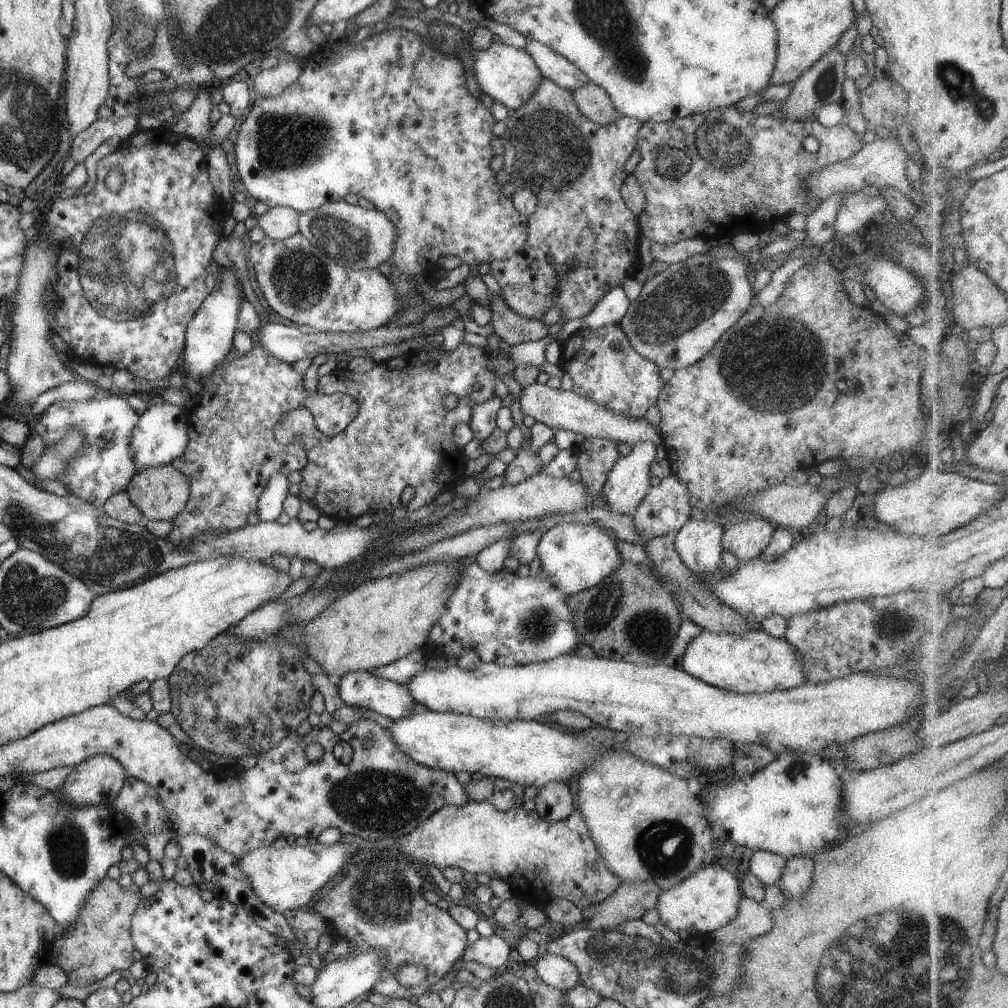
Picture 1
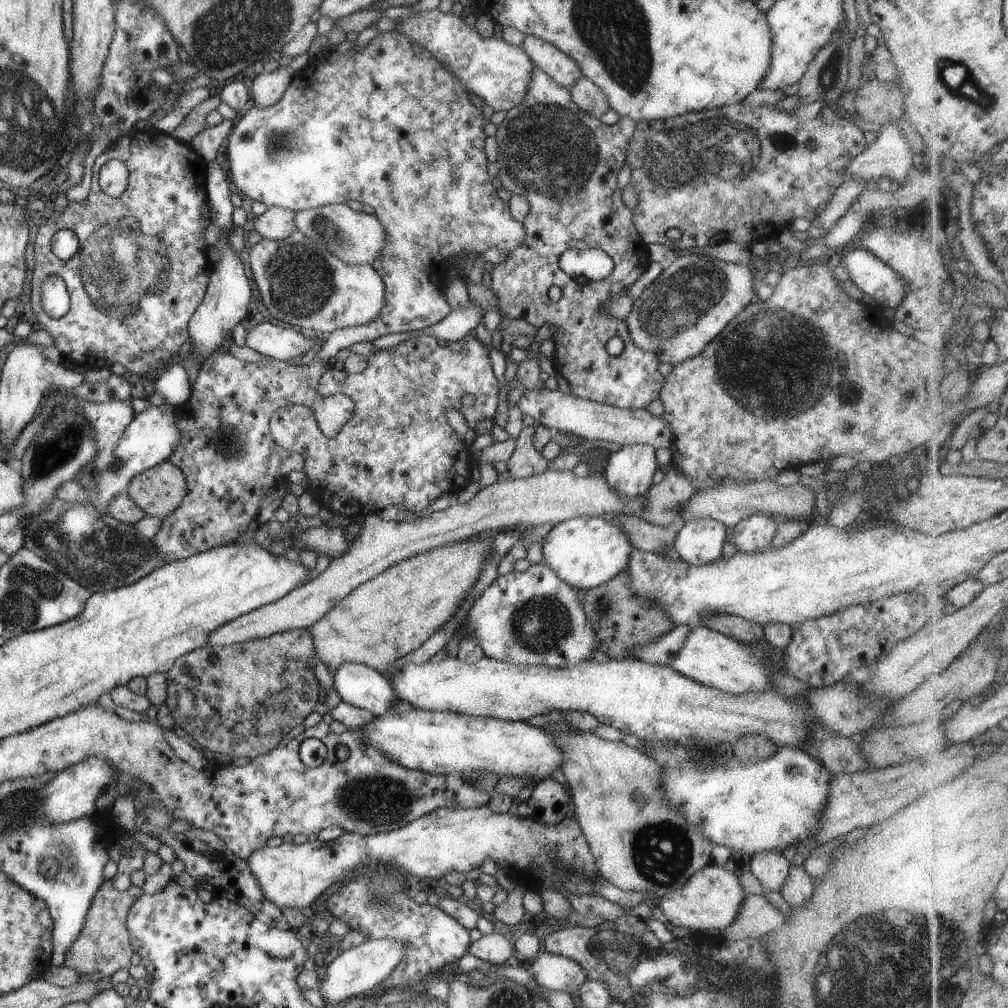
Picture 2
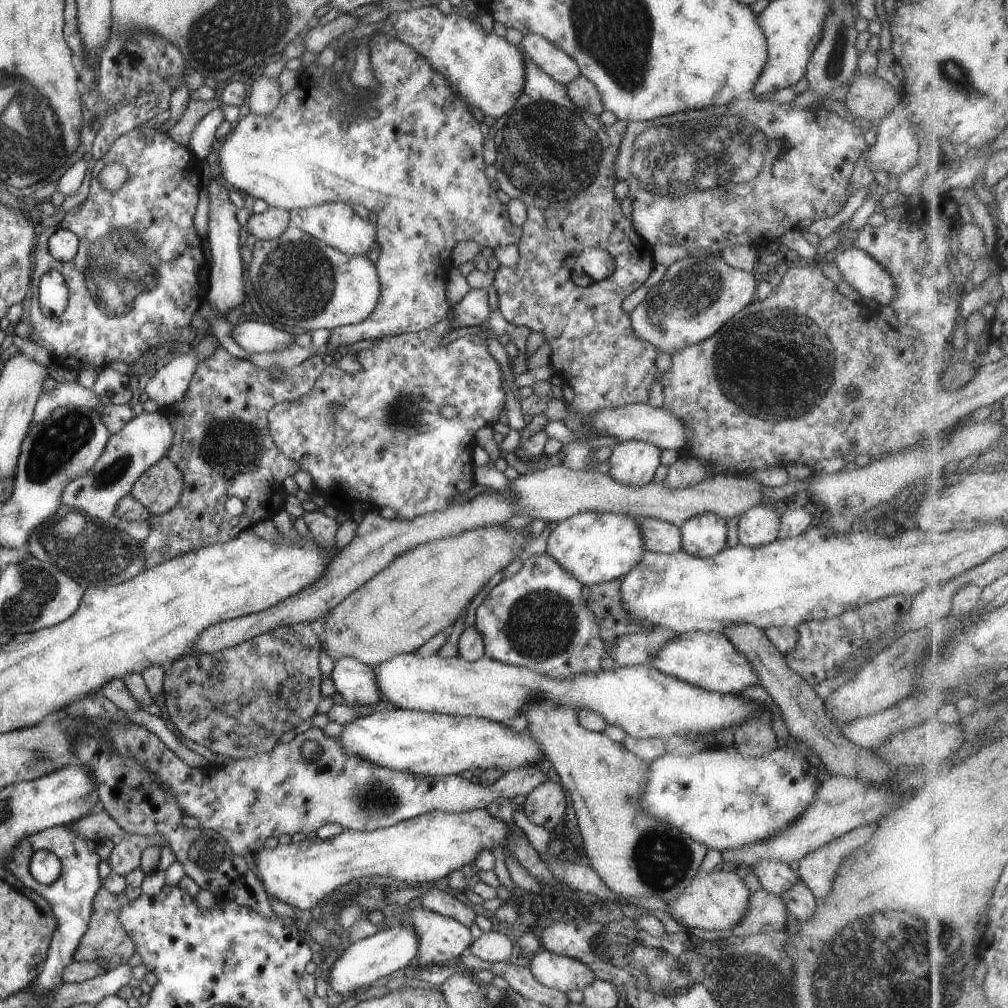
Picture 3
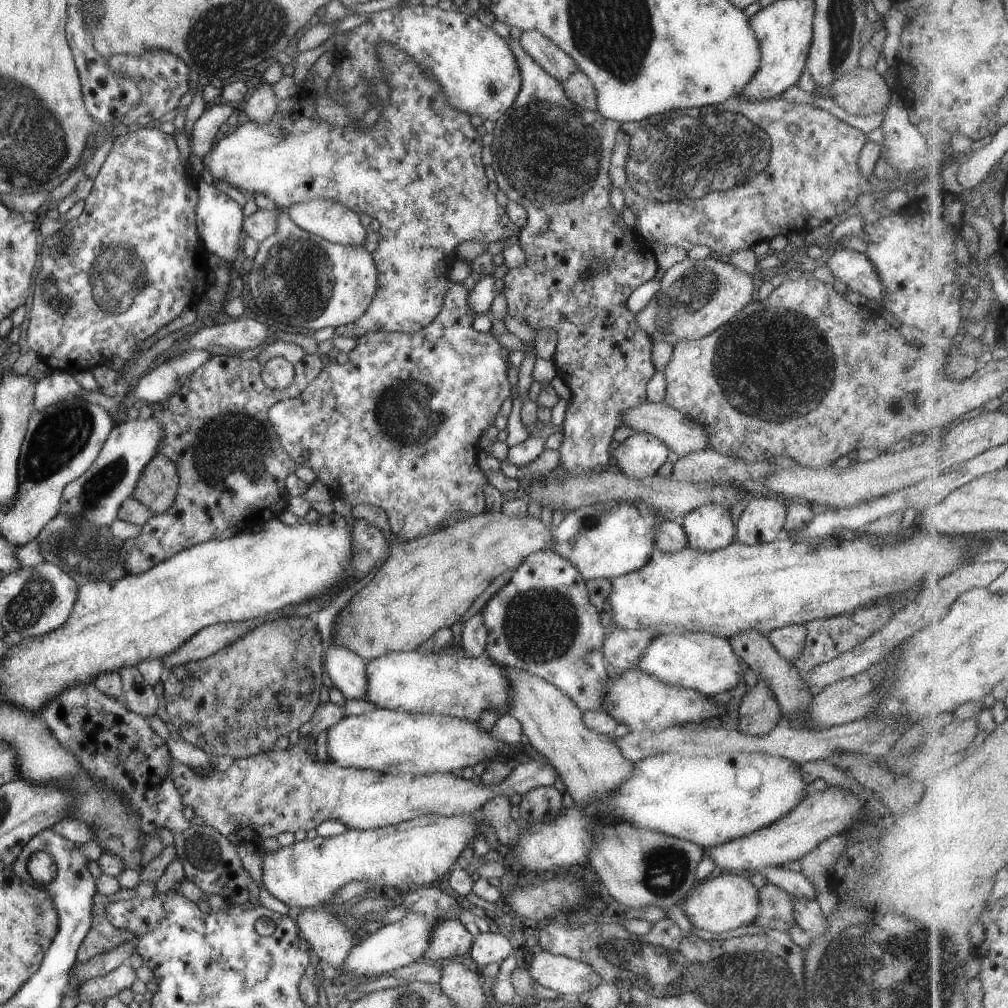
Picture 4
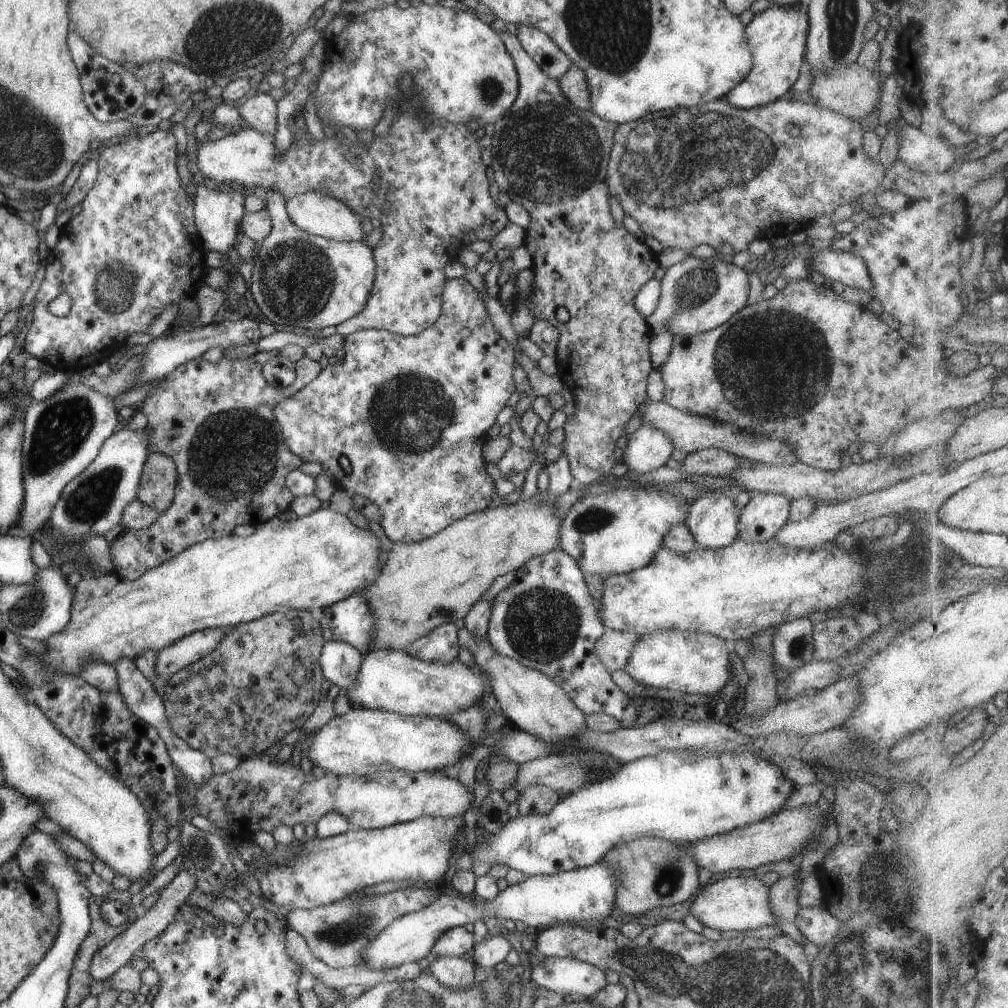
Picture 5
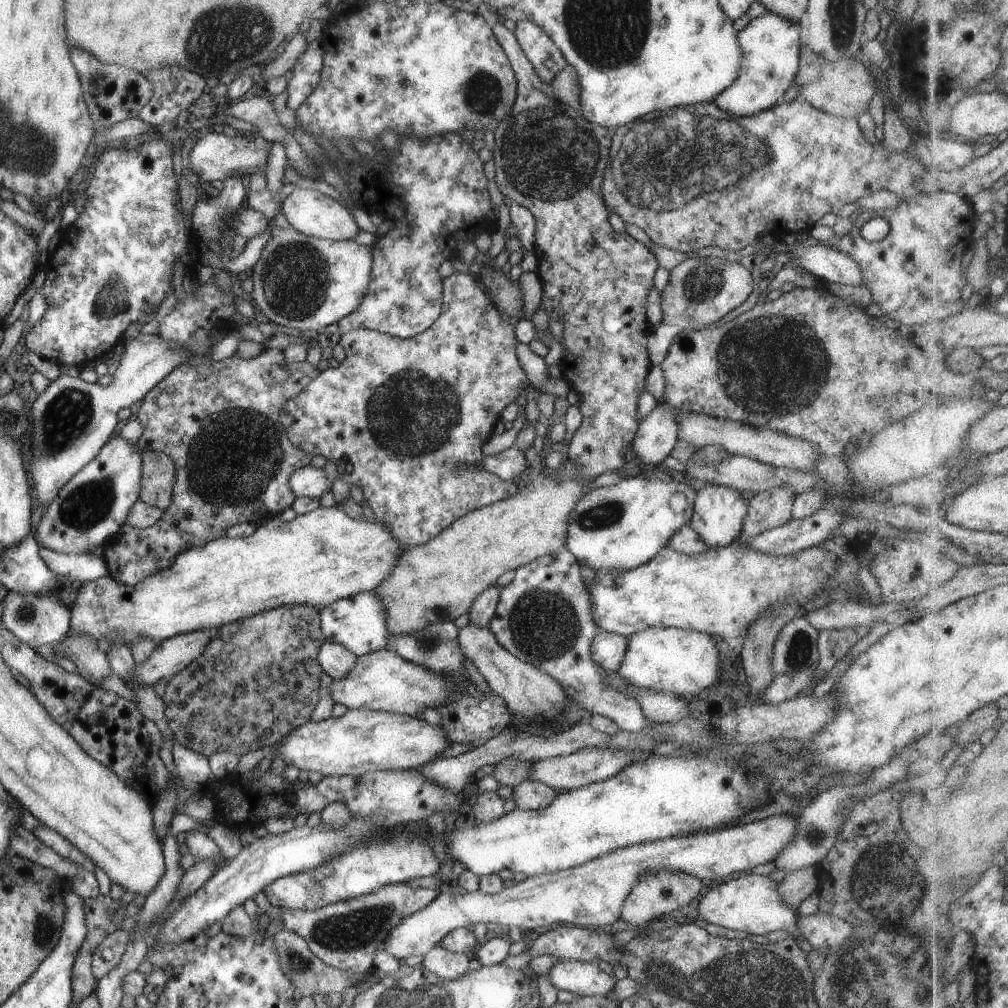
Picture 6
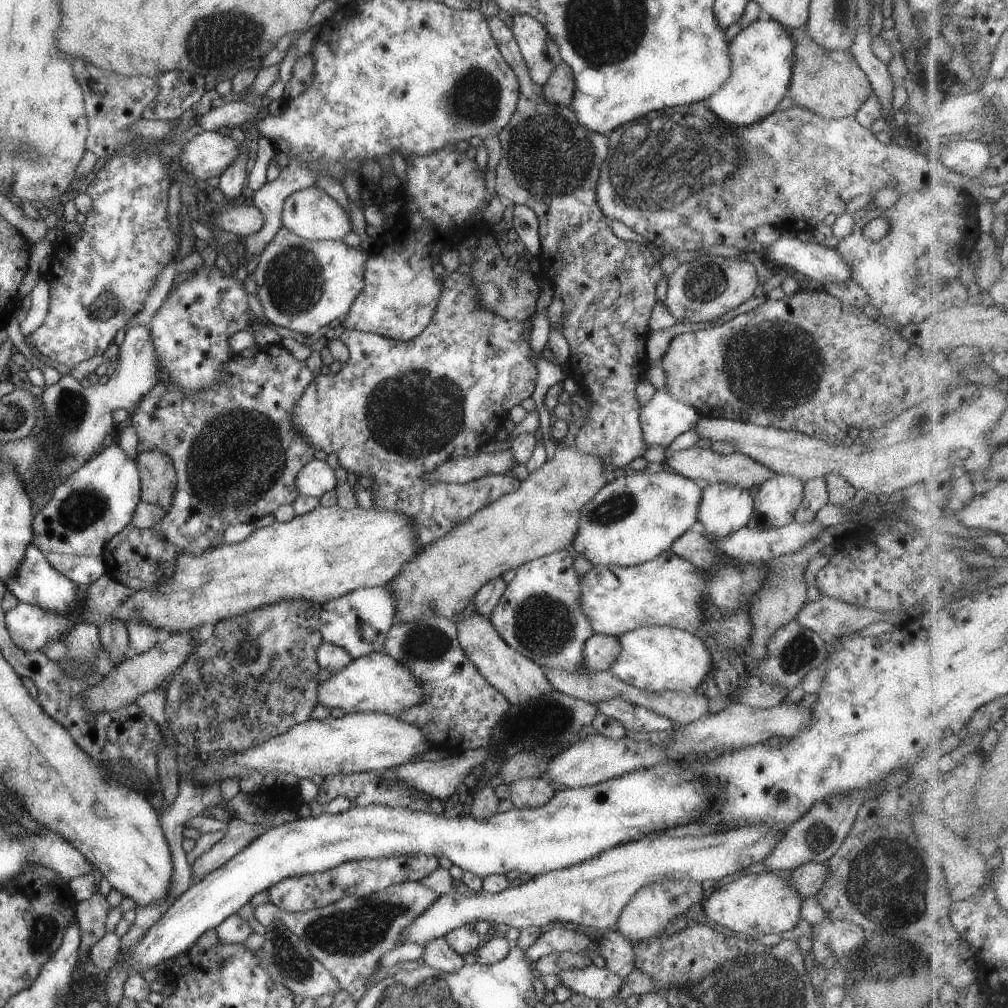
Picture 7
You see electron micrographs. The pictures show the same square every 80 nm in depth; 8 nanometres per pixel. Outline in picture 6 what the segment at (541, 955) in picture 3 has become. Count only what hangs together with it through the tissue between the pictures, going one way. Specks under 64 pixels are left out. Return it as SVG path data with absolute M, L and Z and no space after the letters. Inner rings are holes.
M562 959L561 962L553 964L546 977L556 991L564 990L573 996L582 997L605 997L605 994L615 986L616 982L615 976L602 972L596 963L571 959Z

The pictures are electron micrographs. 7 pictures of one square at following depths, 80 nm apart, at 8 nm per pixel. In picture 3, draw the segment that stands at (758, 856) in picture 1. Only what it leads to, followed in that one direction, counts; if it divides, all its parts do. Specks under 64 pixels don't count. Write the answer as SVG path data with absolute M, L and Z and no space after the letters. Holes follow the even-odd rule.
M775 859L758 860L750 871L757 876L761 889L778 896L793 883L801 881L787 863Z

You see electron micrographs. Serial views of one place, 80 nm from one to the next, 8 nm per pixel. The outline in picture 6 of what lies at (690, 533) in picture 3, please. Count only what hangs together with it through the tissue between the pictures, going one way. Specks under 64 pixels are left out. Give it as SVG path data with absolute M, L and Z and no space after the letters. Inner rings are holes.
M710 483L696 492L688 524L708 548L724 547L733 542L740 534L742 520L746 512L747 505L738 490Z

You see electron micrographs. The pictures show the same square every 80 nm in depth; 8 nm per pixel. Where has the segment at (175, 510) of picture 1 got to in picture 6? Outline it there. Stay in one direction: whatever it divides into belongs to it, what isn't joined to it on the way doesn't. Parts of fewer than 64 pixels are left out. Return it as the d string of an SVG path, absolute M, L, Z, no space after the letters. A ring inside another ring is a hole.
M151 450L141 453L140 502L165 511L171 503L174 479L168 455Z

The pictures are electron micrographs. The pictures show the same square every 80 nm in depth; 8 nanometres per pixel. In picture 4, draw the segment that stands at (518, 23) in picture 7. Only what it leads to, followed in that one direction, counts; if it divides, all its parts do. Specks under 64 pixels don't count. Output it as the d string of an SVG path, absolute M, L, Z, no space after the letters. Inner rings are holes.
M536 30L523 31L518 40L521 48L528 54L551 78L562 83L575 70L575 61L565 54L557 45Z

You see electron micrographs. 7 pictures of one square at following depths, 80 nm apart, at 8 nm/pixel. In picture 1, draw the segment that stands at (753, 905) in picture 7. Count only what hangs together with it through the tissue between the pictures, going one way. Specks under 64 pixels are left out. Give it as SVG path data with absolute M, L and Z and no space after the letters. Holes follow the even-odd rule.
M714 863L712 866L699 867L680 883L661 891L654 908L661 924L666 925L669 930L681 934L697 930L702 935L712 933L735 918L742 897L740 884L737 884L736 878L723 869L721 864Z

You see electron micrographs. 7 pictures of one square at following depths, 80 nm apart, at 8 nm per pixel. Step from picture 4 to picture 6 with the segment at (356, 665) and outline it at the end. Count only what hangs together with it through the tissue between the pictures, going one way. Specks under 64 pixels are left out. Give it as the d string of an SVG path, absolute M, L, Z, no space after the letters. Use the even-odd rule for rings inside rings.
M323 641L316 657L319 667L331 679L343 678L355 664L357 657L353 656L347 648L332 641Z

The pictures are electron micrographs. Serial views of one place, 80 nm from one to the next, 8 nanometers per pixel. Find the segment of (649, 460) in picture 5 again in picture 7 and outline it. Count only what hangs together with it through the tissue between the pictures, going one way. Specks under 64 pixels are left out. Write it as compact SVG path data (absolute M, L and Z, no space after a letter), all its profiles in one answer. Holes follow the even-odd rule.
M655 391L652 398L640 408L639 422L643 442L649 447L667 447L676 436L692 428L700 414L692 406L683 404L683 401L673 398L667 391Z

